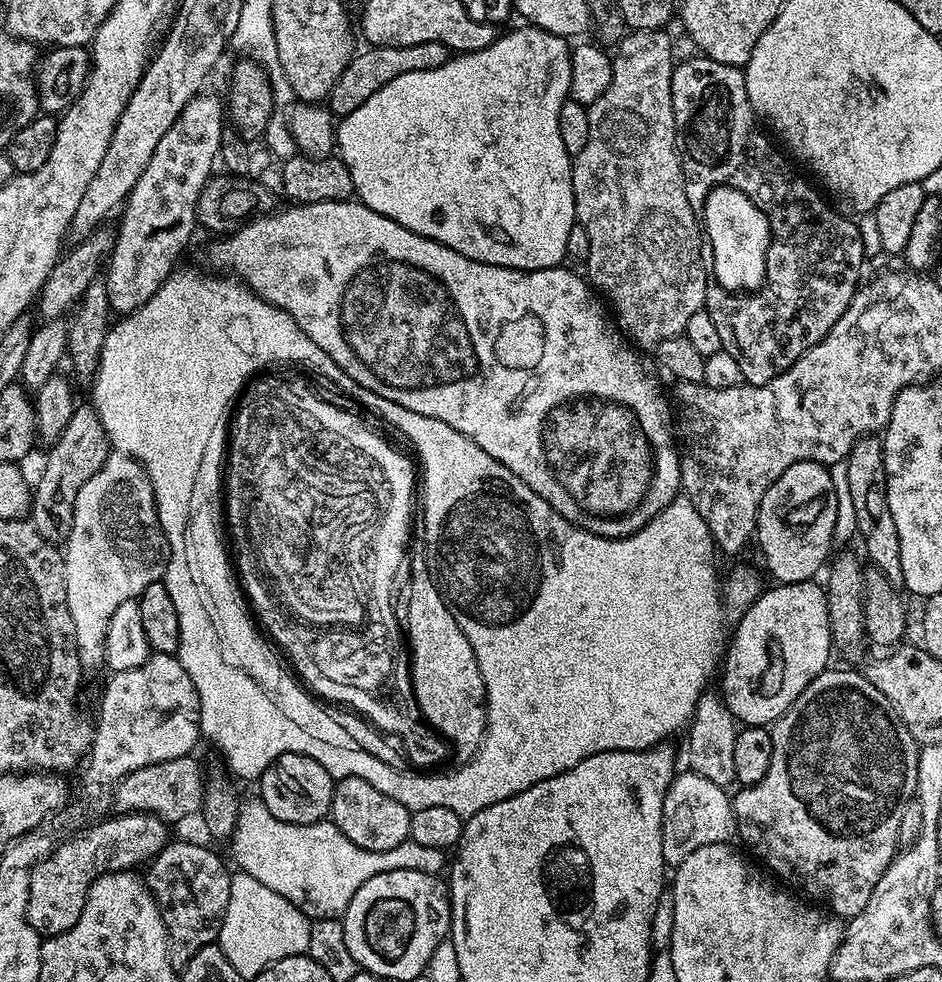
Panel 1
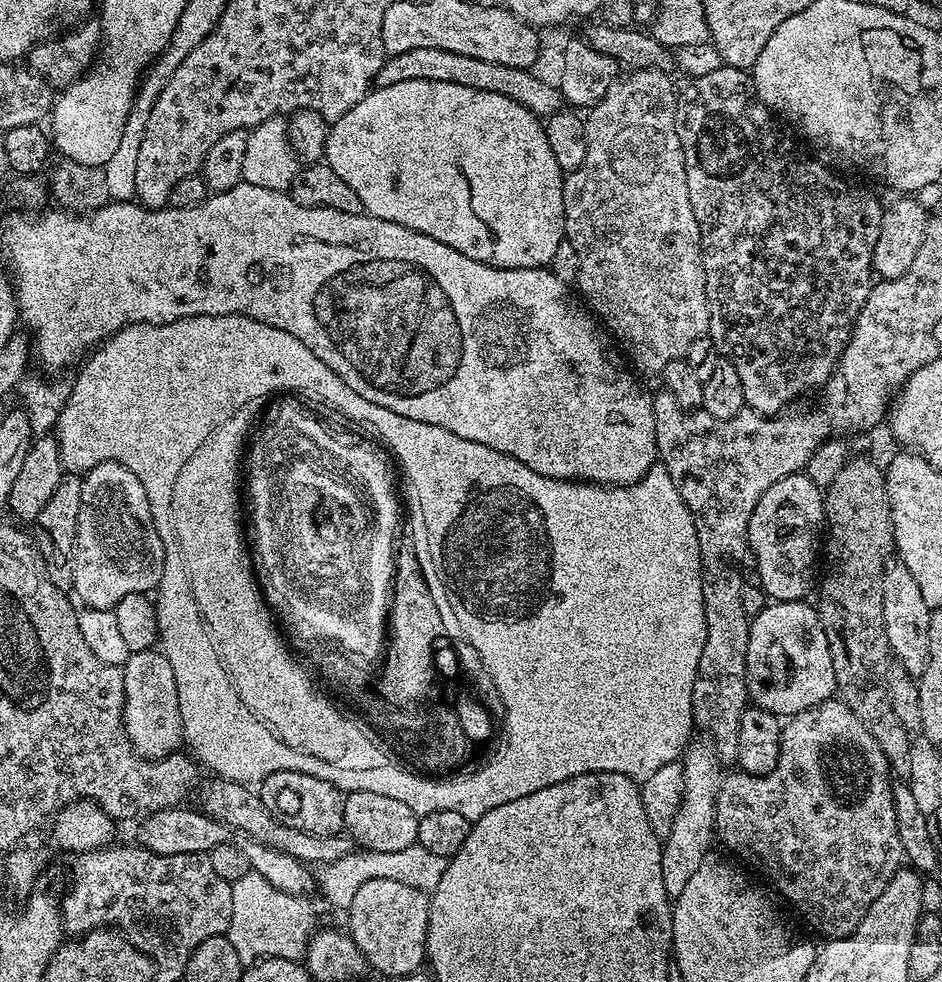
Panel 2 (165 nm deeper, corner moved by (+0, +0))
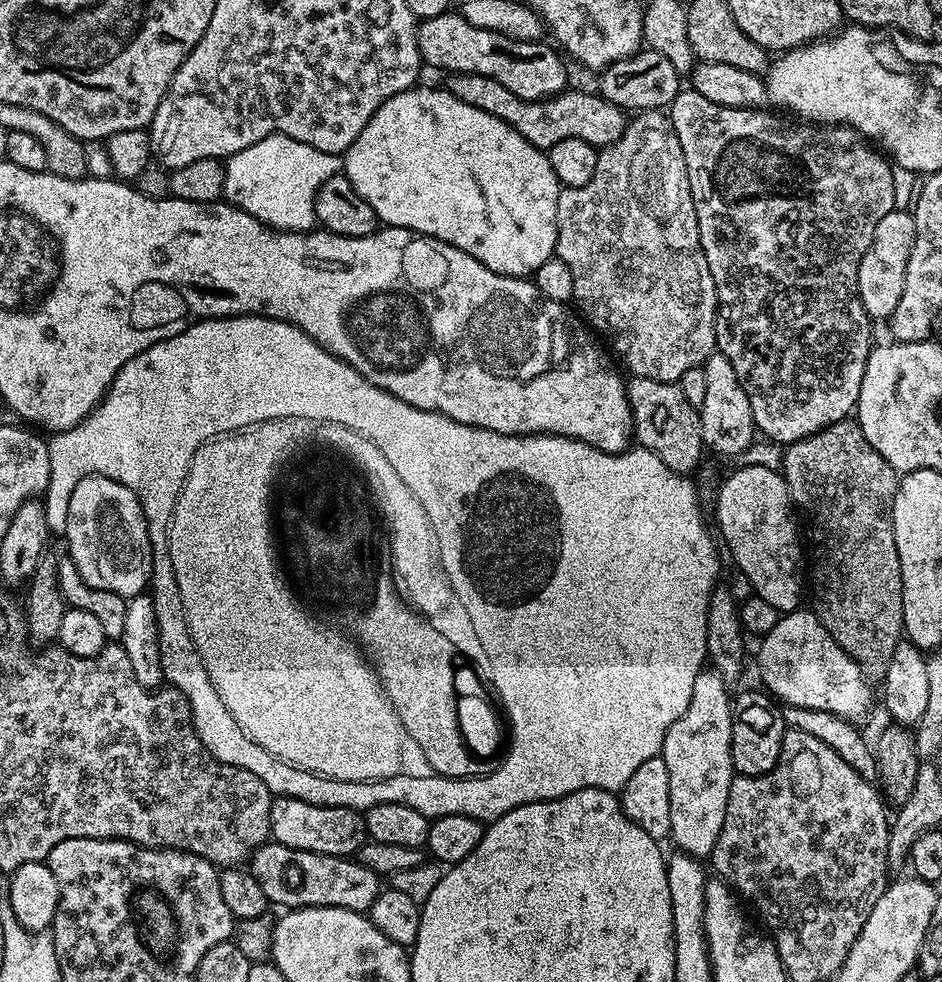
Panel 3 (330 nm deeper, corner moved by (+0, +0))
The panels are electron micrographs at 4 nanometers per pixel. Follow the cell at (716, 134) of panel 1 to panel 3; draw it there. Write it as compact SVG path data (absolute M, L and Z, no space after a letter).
M681 90L676 95L670 105L670 119L678 146L682 146L682 154L686 158L690 194L698 214L700 245L706 254L710 274L716 272L714 280L720 280L720 286L716 289L716 323L720 325L720 335L716 337L717 351L726 357L730 366L734 366L734 374L750 398L757 433L761 437L769 436L779 446L787 446L820 432L834 422L849 419L858 402L858 390L862 390L862 374L866 374L868 354L874 347L874 321L866 314L858 294L858 266L862 262L862 254L866 254L874 238L878 222L882 222L882 218L897 207L893 165L859 132L843 124L817 126L812 122L799 122L793 128L787 128L779 124L768 110L719 105L691 90Z

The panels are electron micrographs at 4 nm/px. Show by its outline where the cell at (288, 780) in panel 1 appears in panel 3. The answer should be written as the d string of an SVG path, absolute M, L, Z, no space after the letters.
M277 796L270 806L271 839L294 850L310 850L314 854L355 857L359 848L368 841L368 828L361 813L349 808L334 806L310 806L310 802L298 802L298 798Z

